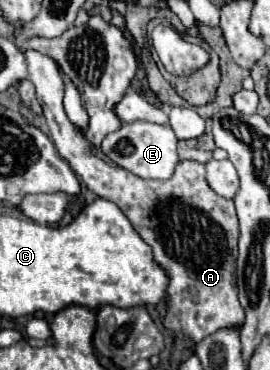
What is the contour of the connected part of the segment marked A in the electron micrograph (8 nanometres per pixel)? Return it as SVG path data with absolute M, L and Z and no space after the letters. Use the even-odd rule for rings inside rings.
M35 49L23 51L29 63L29 79L37 89L37 99L43 107L51 139L61 157L99 197L121 207L137 233L151 245L155 261L169 275L169 307L163 325L171 331L181 331L187 337L201 341L221 327L241 327L245 321L237 299L235 259L237 259L237 213L231 199L219 197L205 181L205 165L197 161L179 161L177 173L167 181L141 179L131 171L109 165L99 157L89 157L87 141L63 111L63 81L57 63Z

